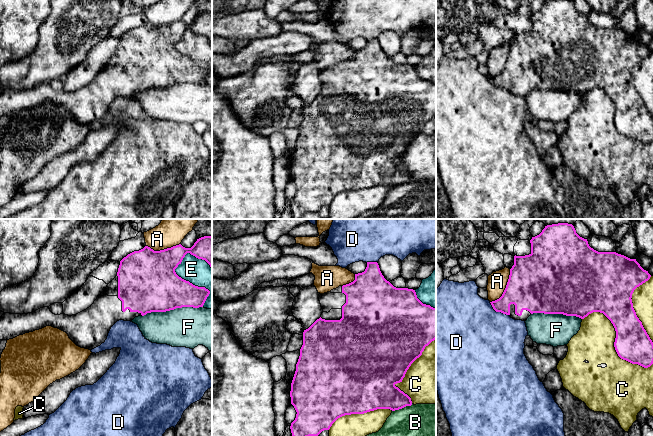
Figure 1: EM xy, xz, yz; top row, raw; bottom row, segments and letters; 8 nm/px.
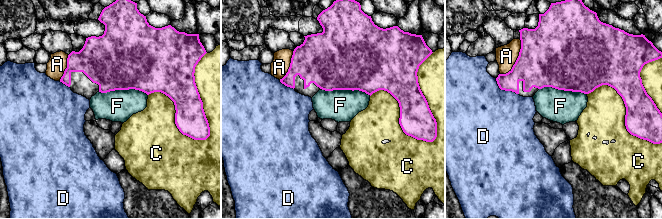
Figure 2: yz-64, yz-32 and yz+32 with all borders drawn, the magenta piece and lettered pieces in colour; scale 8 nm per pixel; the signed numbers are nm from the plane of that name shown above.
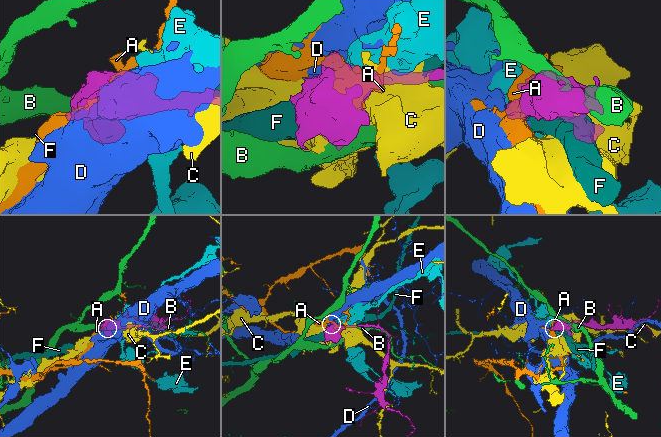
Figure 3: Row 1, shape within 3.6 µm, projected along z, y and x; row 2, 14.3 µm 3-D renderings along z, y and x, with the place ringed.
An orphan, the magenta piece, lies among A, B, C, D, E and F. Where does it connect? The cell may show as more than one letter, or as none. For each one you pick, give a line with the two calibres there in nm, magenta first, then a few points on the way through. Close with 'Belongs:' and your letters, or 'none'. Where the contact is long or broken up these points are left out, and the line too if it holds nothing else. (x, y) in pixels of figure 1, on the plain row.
Belongs: none

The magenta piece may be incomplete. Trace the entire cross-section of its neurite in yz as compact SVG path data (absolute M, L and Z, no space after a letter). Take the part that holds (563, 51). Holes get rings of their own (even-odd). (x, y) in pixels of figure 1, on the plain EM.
M572 0L547 1L542 8L532 13L531 29L514 32L509 55L502 72L490 78L496 88L509 91L515 96L526 97L533 89L563 90L584 95L593 88L603 89L616 107L614 118L618 132L632 140L648 144L653 140L653 118L636 91L632 79L634 66L648 57L651 51L636 35L630 35L616 28L598 28L591 24L587 15L580 13Z

